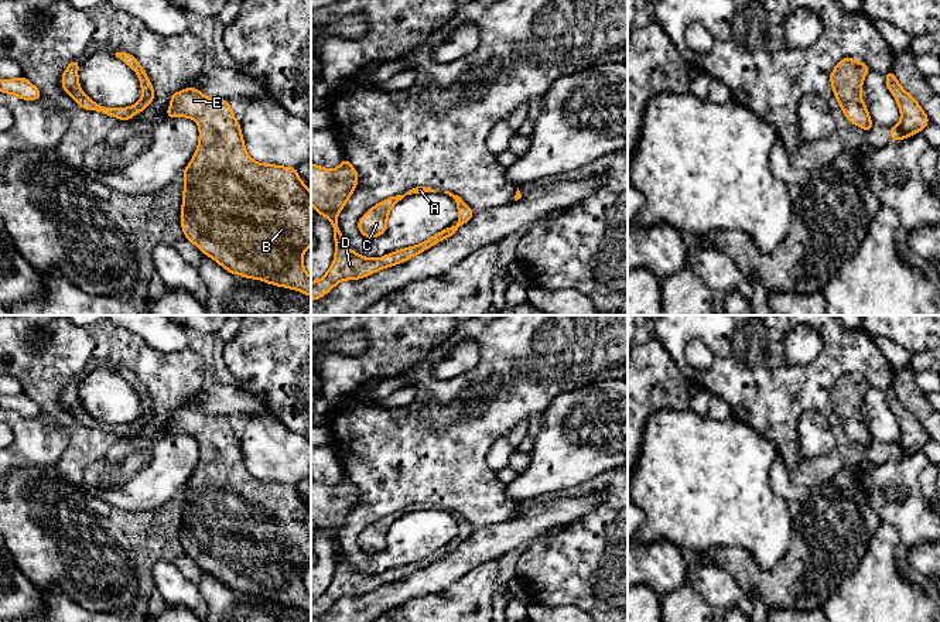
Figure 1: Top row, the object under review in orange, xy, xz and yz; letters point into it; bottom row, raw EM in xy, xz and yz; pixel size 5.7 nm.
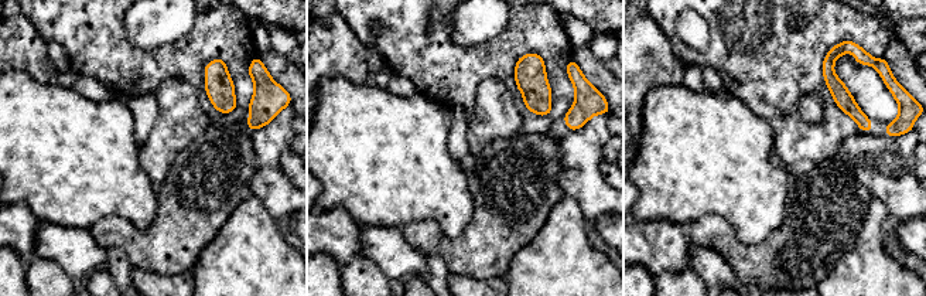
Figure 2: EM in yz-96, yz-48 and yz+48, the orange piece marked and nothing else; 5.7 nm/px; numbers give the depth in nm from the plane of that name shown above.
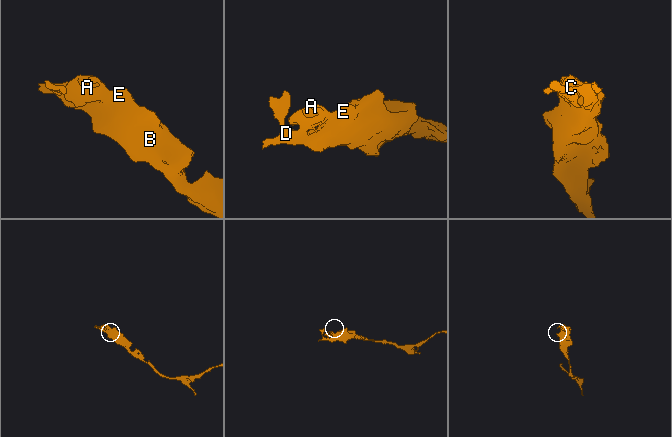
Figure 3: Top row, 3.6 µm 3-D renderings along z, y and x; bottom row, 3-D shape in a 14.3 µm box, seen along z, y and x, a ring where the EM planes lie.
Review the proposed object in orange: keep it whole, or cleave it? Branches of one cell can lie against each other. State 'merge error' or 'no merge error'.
no merge error

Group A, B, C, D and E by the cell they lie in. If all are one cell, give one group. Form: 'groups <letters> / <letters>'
groups A B C D E

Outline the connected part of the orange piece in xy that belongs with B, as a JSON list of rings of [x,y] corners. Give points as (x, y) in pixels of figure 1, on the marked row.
[[[196,88],[172,93],[165,117],[189,117],[199,127],[198,148],[182,171],[185,182],[181,228],[185,237],[232,274],[298,290],[311,297],[311,277],[302,264],[302,254],[311,246],[311,191],[300,180],[297,168],[262,164],[250,158],[240,123],[235,119],[229,102],[206,98]]]

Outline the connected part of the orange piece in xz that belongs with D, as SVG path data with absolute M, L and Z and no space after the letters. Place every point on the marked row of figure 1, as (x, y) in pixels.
M345 157L341 165L334 170L311 163L311 204L314 205L317 213L329 219L334 228L334 239L336 246L332 266L327 270L321 280L311 281L311 301L324 297L343 280L359 280L384 267L403 263L413 256L423 253L435 243L457 233L458 229L475 213L461 196L445 191L444 194L452 196L458 205L457 226L450 226L420 245L396 250L379 259L368 259L365 256L359 256L345 245L336 219L338 213L346 205L351 194L355 191L358 180L356 170Z

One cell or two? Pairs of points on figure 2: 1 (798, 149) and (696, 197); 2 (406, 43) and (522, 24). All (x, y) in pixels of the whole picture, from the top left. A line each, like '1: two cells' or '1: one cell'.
1: two cells
2: one cell

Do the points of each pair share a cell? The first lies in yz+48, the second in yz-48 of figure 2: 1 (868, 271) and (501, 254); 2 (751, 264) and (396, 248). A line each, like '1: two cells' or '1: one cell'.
1: two cells
2: two cells

